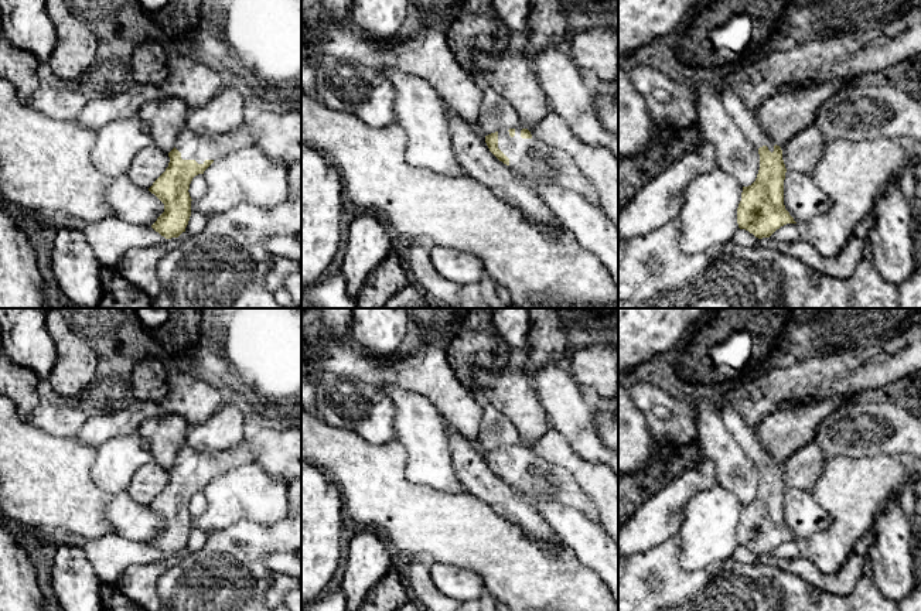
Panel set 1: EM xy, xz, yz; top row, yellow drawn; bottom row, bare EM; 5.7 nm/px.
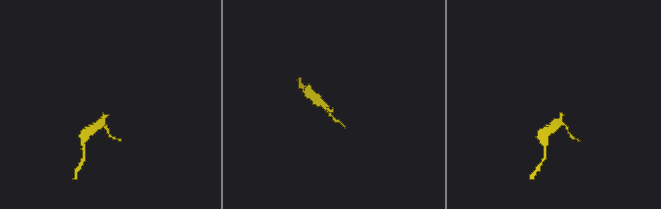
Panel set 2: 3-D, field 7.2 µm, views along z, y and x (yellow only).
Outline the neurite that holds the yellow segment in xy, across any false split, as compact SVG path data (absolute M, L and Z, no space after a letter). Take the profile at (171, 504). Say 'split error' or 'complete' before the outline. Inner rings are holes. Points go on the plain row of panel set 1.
split error; M250 440L215 454L198 453L190 446L180 448L174 465L168 470L166 488L149 505L163 520L164 529L151 545L166 556L178 554L191 533L190 501L218 475L253 462Z

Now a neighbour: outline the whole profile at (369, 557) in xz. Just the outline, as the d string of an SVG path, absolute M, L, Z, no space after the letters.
M357 529L348 546L341 591L347 610L358 611L366 594L386 576L398 560L390 546L376 532Z

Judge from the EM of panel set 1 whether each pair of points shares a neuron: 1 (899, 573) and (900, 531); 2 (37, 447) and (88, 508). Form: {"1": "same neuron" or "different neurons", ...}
{"1": "same neuron", "2": "same neuron"}

